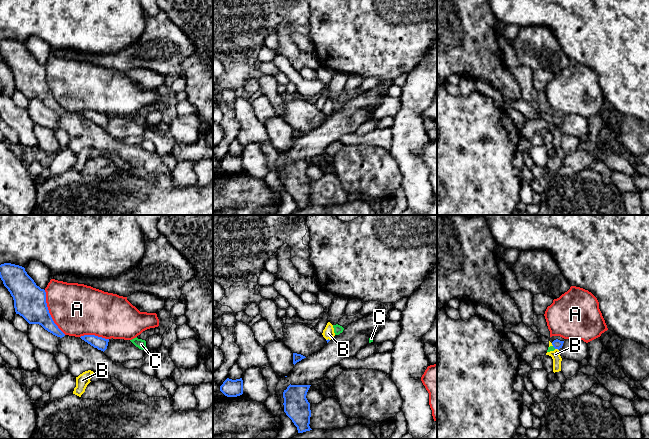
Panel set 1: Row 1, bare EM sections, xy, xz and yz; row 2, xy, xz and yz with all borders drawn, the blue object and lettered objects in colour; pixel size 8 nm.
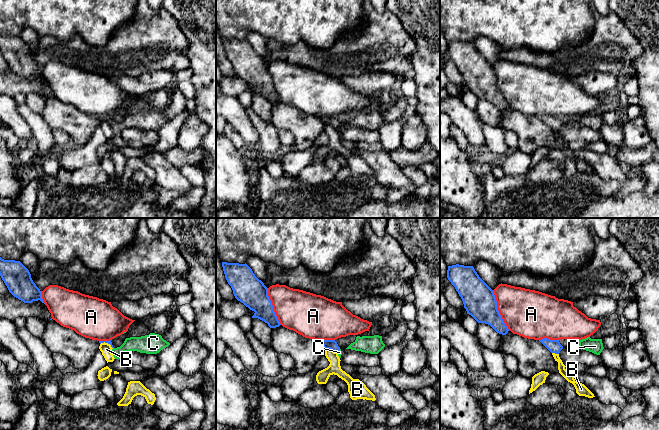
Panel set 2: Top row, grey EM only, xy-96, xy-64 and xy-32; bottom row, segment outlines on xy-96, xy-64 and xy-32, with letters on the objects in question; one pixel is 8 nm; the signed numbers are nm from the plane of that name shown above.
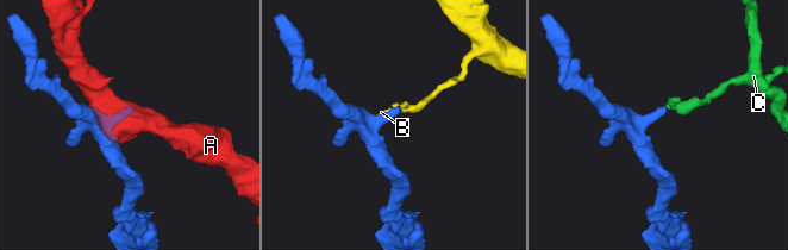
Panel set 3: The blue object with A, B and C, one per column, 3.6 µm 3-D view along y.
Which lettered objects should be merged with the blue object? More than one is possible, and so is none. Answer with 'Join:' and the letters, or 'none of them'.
Join: none of them

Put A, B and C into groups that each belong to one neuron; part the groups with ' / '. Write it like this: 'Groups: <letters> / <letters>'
Groups: A / B / C

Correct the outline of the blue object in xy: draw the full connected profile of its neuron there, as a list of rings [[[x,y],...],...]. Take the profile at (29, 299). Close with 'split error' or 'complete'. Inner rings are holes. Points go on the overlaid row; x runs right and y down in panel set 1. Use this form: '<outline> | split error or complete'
[[[11,263],[1,264],[0,278],[13,297],[16,314],[29,324],[41,325],[57,337],[65,336],[49,313],[45,290],[36,285],[24,267]]] | complete

